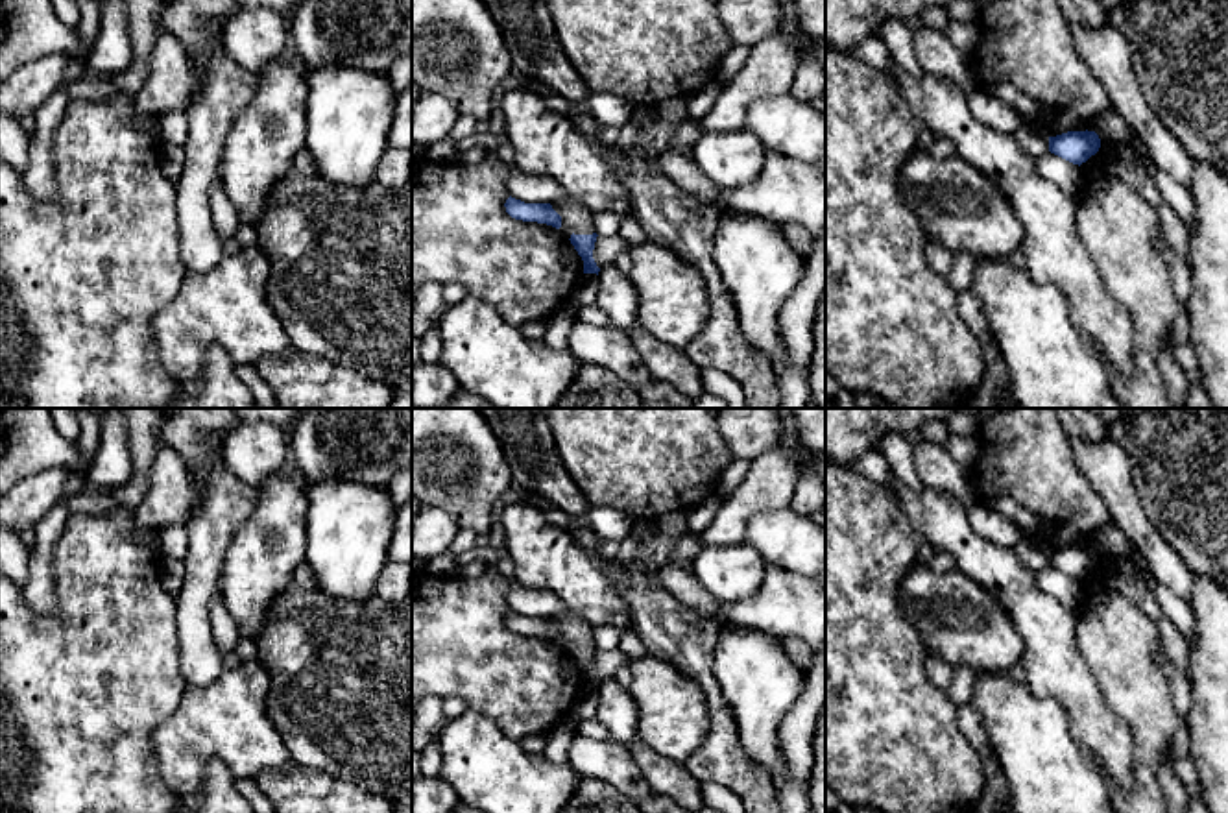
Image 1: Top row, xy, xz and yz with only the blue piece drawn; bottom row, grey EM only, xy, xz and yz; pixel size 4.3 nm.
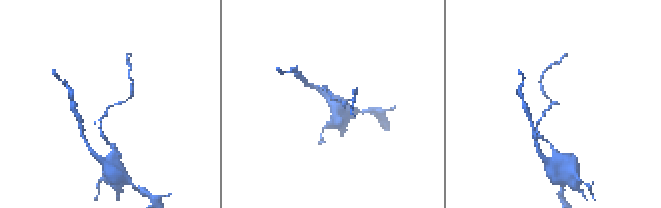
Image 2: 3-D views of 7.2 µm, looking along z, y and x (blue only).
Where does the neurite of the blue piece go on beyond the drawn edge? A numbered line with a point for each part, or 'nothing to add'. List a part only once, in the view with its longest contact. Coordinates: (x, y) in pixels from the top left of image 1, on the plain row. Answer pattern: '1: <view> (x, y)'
nothing to add

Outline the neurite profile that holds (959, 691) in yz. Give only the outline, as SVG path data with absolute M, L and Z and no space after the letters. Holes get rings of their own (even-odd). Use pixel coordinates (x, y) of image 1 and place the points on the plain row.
M966 665L953 669L953 680L945 689L945 693L957 708L966 702L971 702L971 689L973 689L975 676L977 676L977 671Z

